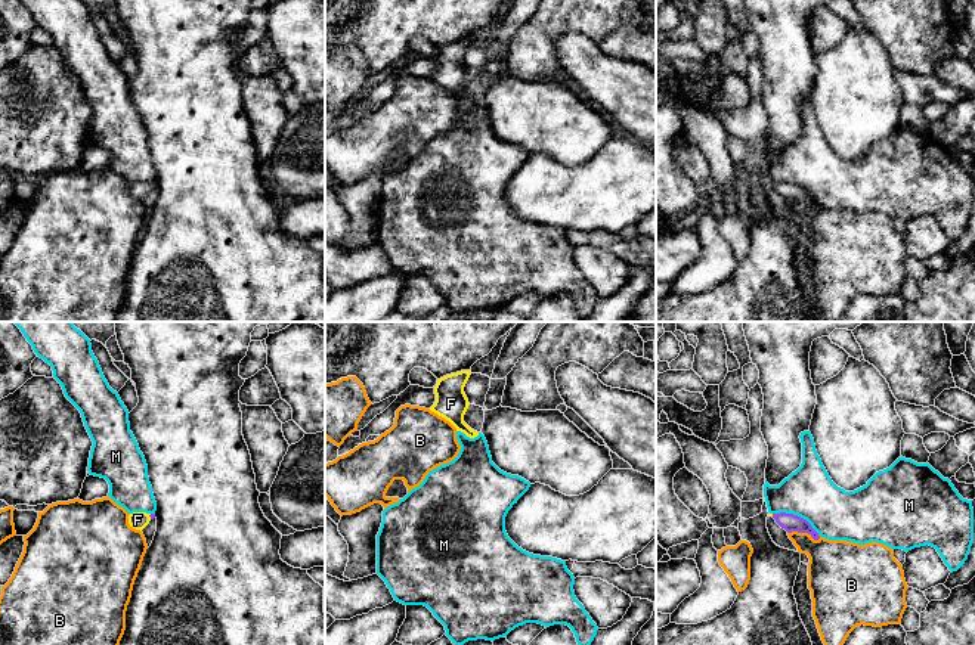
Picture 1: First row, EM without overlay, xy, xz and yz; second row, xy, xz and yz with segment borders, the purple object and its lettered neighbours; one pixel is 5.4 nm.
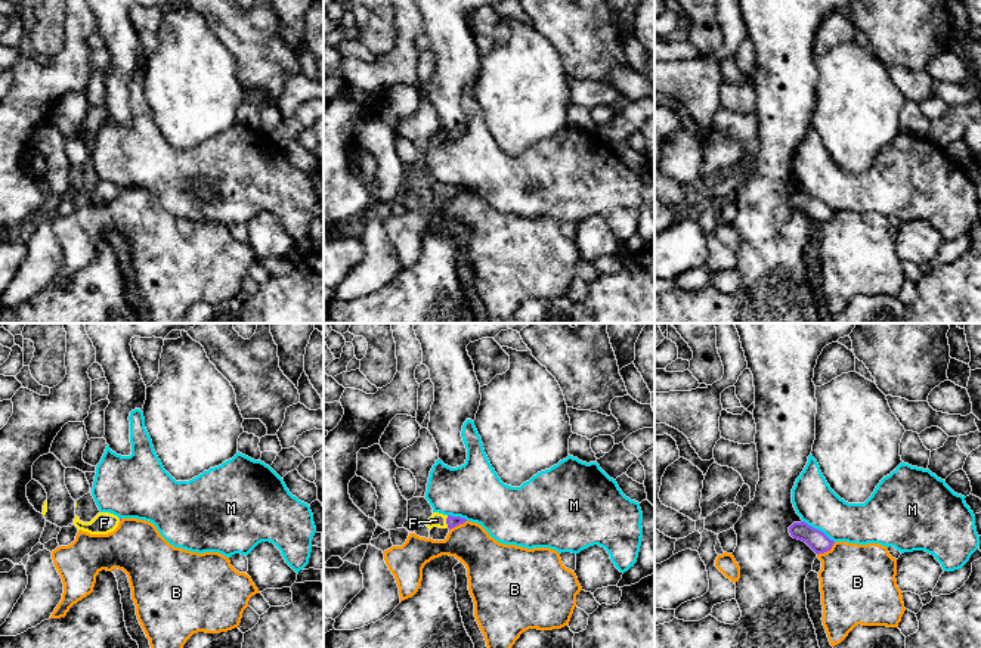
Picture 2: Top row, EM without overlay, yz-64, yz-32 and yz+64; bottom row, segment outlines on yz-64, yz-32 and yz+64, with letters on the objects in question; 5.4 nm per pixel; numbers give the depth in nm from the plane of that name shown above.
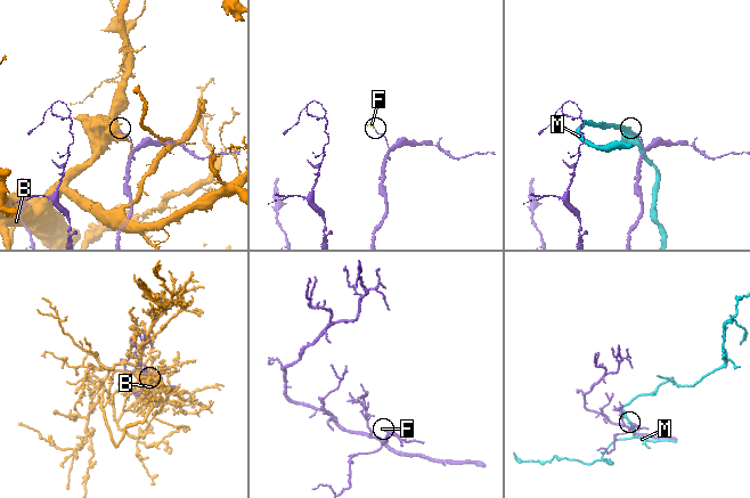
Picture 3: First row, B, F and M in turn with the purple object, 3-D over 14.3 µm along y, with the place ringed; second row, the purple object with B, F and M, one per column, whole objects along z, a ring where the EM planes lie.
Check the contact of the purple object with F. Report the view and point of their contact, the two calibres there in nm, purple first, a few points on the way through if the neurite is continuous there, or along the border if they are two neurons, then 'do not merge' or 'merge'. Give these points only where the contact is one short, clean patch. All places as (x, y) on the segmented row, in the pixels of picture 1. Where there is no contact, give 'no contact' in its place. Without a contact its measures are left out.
xy (149, 515) | 30/100 nm | across xy (152, 515), (149, 515), (138, 520) | merge

